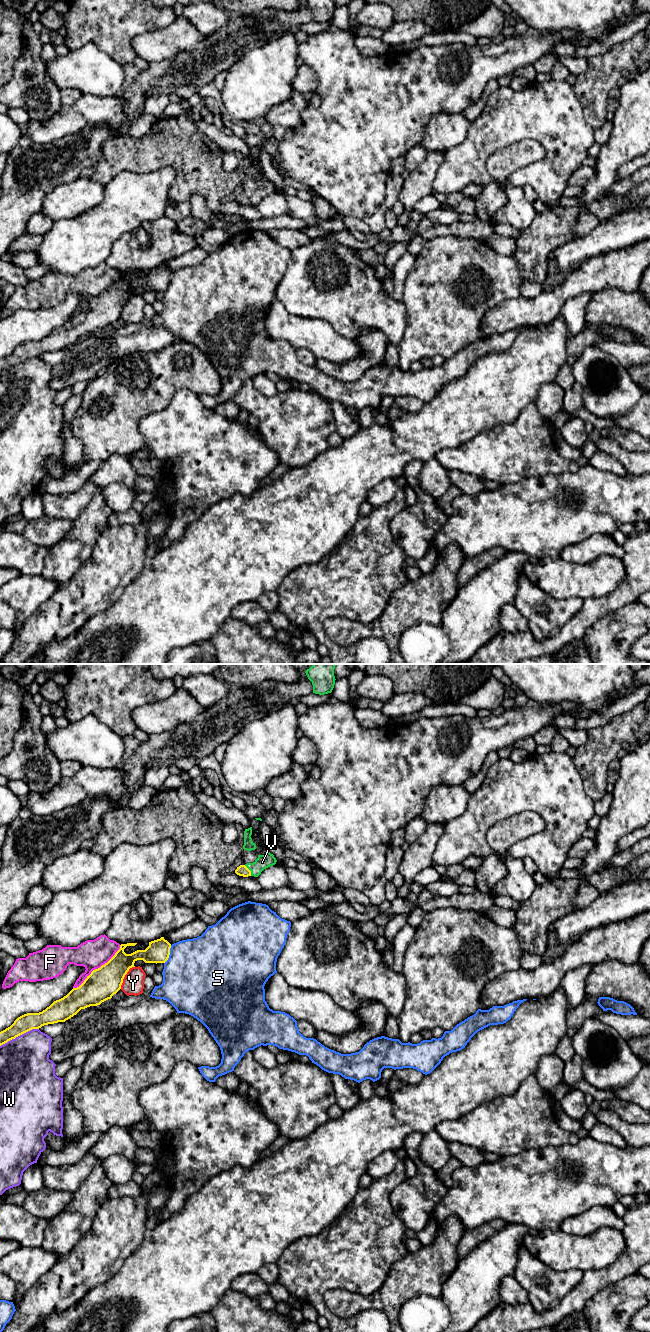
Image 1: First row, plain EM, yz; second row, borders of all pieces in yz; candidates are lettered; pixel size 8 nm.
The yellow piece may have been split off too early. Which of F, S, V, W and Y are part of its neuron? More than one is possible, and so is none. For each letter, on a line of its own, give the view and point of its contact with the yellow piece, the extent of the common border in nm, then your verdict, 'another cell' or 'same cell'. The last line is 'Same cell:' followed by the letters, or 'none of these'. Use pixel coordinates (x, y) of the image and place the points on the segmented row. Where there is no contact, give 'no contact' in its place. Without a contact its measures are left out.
F: contact yz (98, 968); length 500 nm; another cell
S: contact yz (169, 954); length 160 nm; another cell
V: contact yz (249, 870); length 110 nm; same cell
W: contact yz (19, 1035); length 340 nm; another cell
Y: contact yz (124, 976); length 220 nm; another cell
Same cell: V

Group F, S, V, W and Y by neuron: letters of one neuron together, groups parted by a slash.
F / S / V / W / Y

